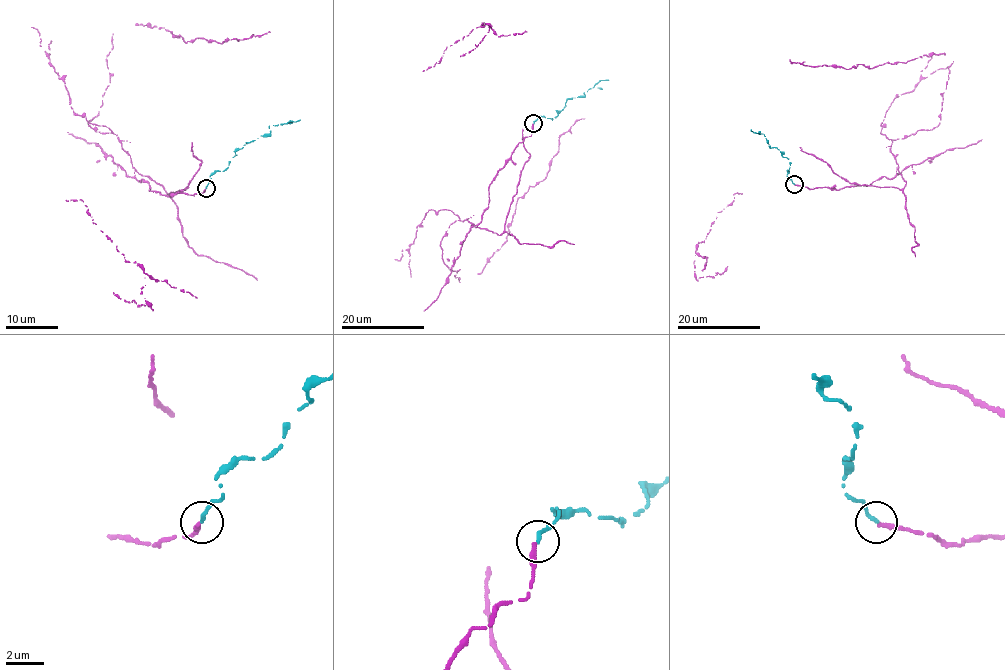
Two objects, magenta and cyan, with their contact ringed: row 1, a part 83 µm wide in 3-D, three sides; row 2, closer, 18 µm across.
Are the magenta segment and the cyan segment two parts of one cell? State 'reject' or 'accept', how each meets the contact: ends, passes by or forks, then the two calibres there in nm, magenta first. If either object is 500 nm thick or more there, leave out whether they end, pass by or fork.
reject; magenta ends; cyan ends; calibres 260 and 240 nm

